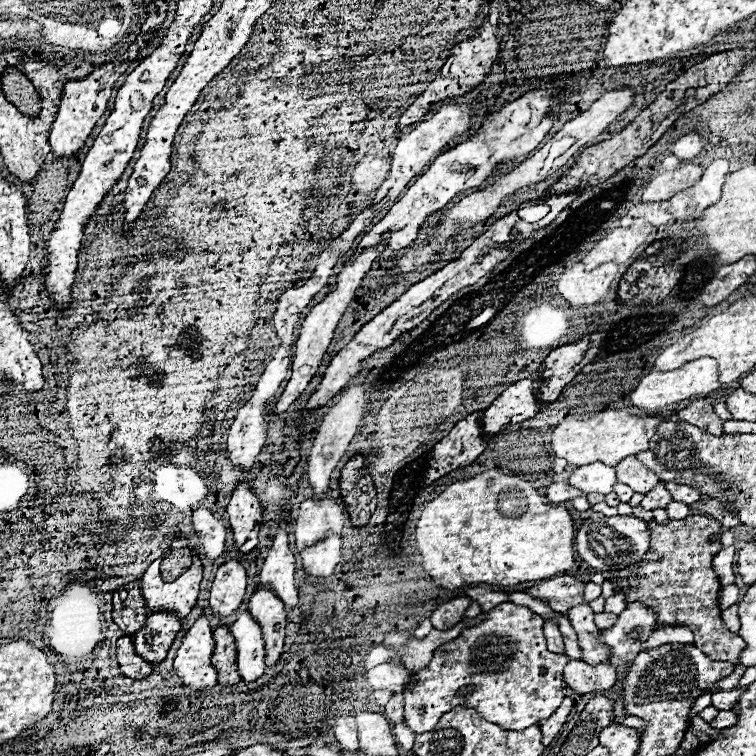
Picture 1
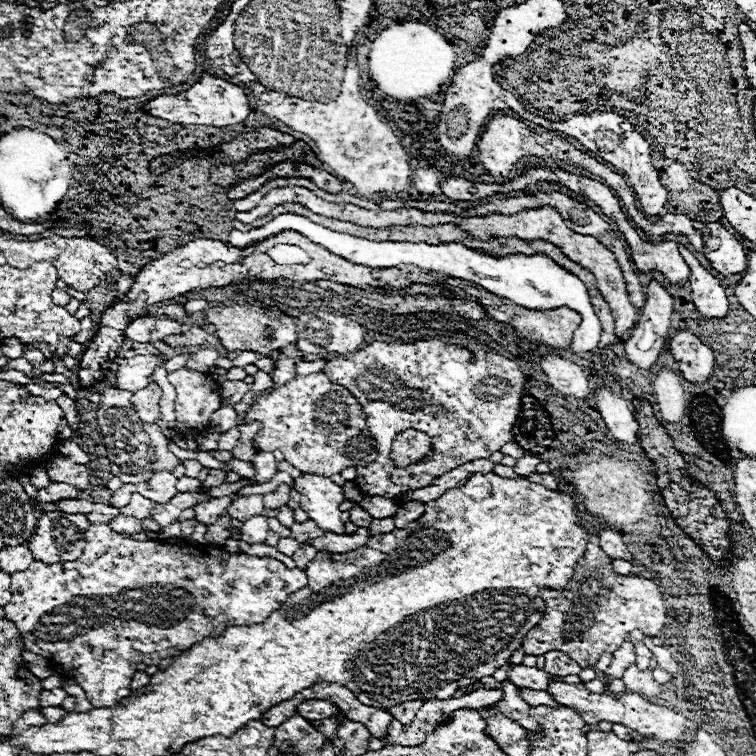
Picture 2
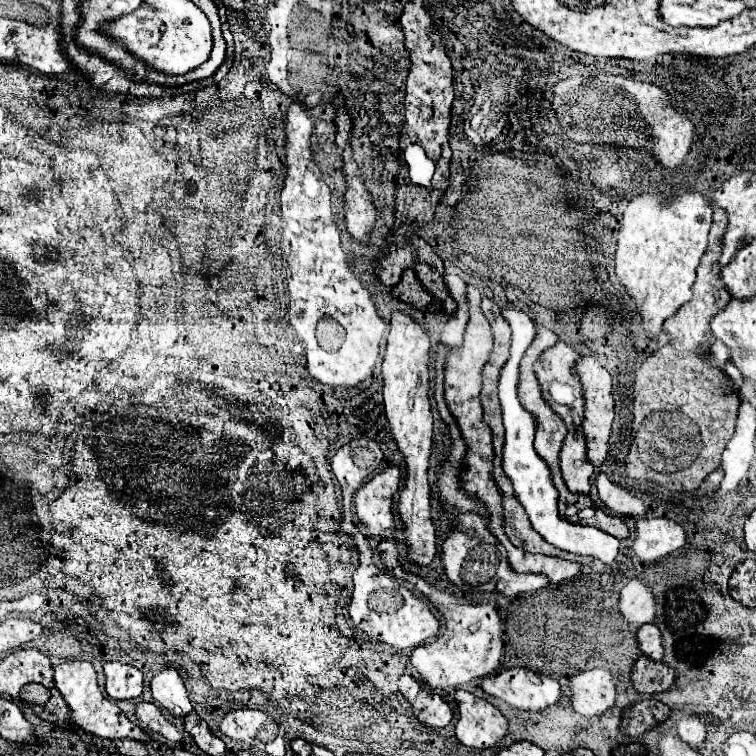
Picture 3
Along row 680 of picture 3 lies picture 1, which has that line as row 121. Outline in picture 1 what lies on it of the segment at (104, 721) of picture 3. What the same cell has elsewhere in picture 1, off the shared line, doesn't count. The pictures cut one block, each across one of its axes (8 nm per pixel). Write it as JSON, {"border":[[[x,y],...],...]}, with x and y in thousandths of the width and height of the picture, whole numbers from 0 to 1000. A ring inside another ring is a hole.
{"border":[[[156,77],[146,85],[135,85],[130,87],[119,101],[114,101],[111,106],[95,106],[85,114],[85,124],[82,124],[82,135],[79,135],[79,146],[77,146],[77,153],[71,159],[71,167],[69,167],[69,175],[66,175],[66,193],[69,193],[69,206],[71,212],[85,212],[93,206],[93,198],[95,198],[95,206],[111,193],[114,183],[119,180],[122,169],[127,167],[130,156],[138,151],[140,146],[140,138],[146,132],[146,122],[148,122],[148,114],[151,108],[167,95],[169,90],[169,82],[164,77]]]}

